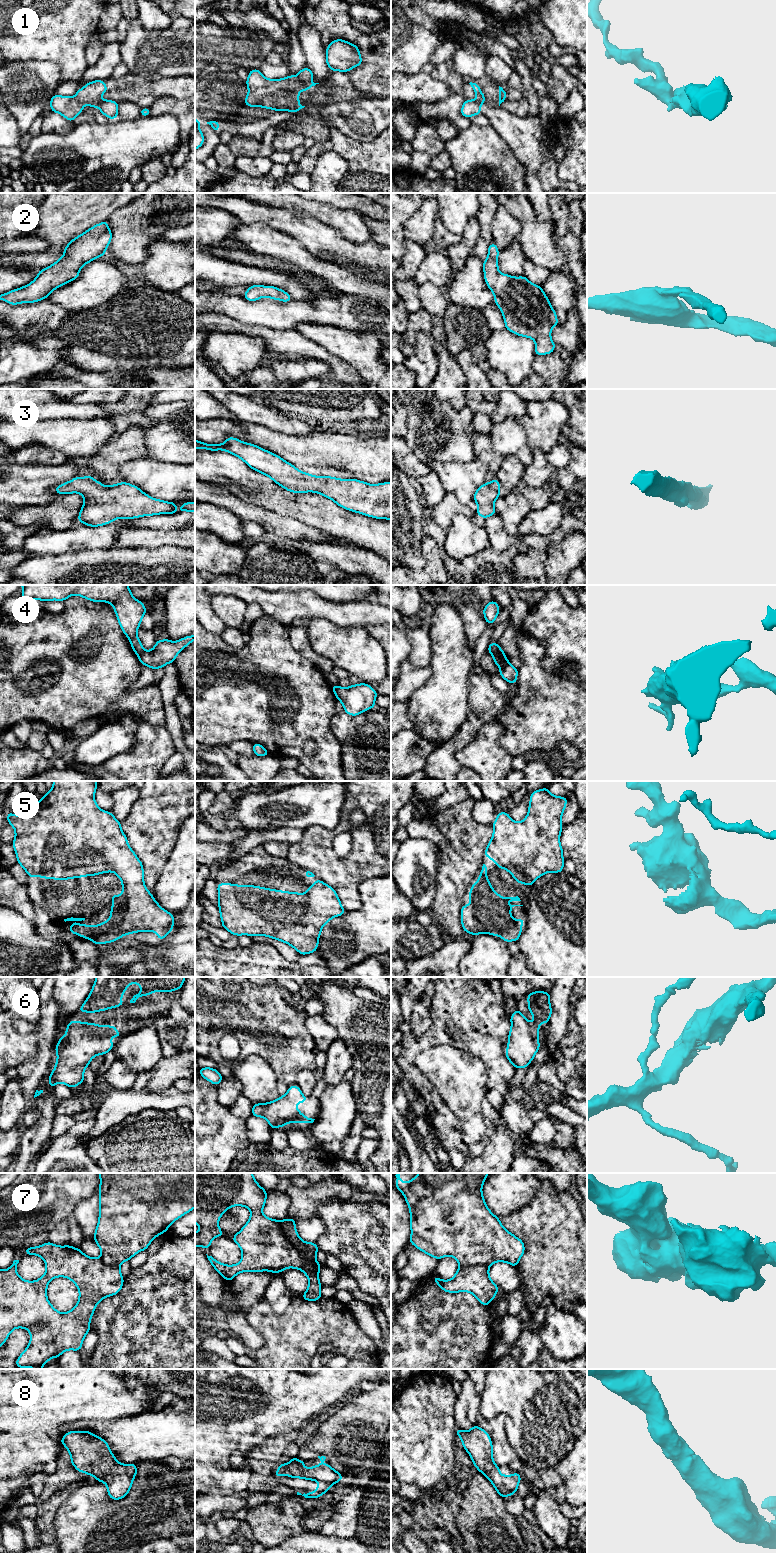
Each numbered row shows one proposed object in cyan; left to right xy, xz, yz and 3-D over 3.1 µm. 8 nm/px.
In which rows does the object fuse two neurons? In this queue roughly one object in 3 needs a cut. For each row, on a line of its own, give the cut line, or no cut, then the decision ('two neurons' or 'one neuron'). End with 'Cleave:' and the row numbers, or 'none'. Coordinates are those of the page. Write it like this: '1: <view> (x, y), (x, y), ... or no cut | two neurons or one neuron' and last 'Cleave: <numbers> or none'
1: xz (297, 79), (308, 83) | two neurons
2: no cut | one neuron
3: no cut | one neuron
4: yz (499, 647), (493, 655) | two neurons
5: no cut | one neuron
6: no cut | one neuron
7: xz (280, 1221), (282, 1232), (304, 1251) | two neurons
8: no cut | one neuron
Cleave: 1, 4, 7

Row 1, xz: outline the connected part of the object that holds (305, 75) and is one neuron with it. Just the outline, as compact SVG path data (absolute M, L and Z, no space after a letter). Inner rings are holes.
M308 67L303 68L301 71L296 73L296 75L298 77L298 80L302 83L309 83L314 78L313 72Z

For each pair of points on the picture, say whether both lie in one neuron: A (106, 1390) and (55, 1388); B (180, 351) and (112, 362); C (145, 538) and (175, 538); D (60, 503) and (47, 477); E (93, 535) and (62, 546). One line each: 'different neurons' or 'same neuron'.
A: same neuron
B: same neuron
C: same neuron
D: different neurons
E: same neuron

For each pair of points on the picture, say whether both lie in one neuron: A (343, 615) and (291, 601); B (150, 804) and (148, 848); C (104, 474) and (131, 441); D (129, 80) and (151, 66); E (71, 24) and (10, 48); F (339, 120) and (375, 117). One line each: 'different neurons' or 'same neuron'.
A: same neuron
B: same neuron
C: same neuron
D: different neurons
E: same neuron
F: same neuron

